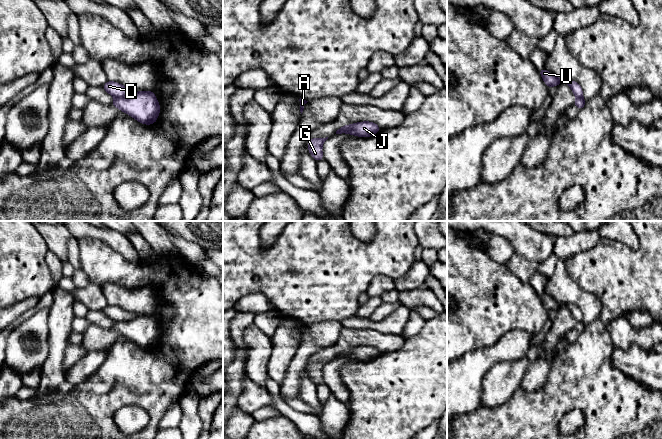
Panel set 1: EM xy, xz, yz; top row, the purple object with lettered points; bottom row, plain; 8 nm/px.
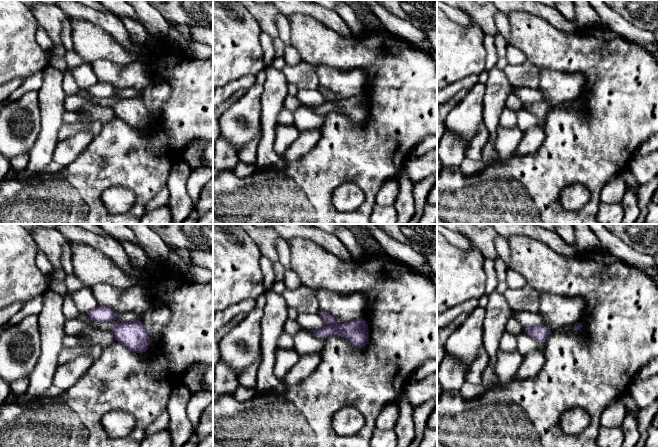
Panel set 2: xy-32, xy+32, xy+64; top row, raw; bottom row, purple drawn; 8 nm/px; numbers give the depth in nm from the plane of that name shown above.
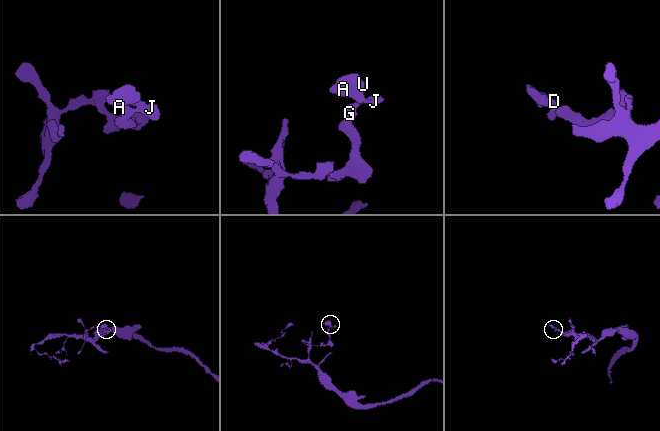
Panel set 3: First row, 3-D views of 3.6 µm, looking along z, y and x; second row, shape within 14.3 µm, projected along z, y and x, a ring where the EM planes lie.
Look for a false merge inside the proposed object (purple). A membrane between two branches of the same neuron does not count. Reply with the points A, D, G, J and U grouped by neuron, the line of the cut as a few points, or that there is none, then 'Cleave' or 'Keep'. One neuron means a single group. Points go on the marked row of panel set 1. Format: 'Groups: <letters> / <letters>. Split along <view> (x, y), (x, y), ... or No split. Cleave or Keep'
Groups: A D U / G J. Split along xy (135, 93), (115, 98). Cleave

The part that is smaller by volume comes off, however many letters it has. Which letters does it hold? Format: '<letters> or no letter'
A, D, U

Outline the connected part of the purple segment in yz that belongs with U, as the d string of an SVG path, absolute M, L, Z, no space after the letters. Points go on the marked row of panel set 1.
M544 68L539 69L539 73L541 74L541 77L548 88L555 87L560 83L566 83L569 85L576 98L583 98L583 90L576 81L558 78Z

